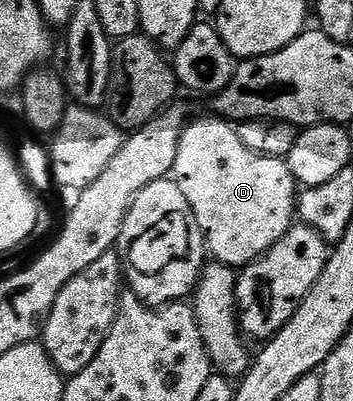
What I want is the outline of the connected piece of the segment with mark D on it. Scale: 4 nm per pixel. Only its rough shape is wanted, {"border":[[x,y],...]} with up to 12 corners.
{"border":[[191,120],[172,179],[209,256],[245,267],[295,224],[289,160]]}

